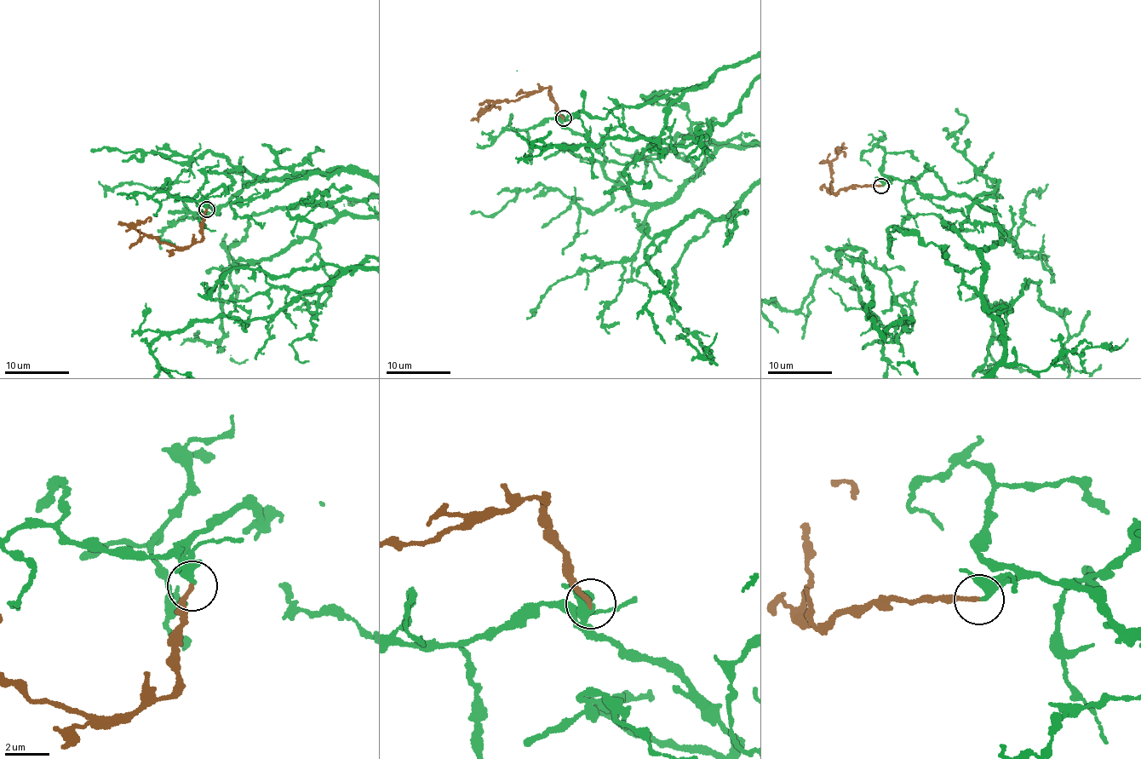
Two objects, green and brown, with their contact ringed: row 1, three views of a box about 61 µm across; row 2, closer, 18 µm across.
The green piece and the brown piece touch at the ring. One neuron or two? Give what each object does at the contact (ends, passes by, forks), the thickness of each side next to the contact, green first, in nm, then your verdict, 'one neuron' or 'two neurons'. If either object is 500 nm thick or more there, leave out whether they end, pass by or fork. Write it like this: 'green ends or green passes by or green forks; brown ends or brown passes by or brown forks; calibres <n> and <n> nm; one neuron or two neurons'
green forks; brown ends; calibres 280 and 200 nm; one neuron

